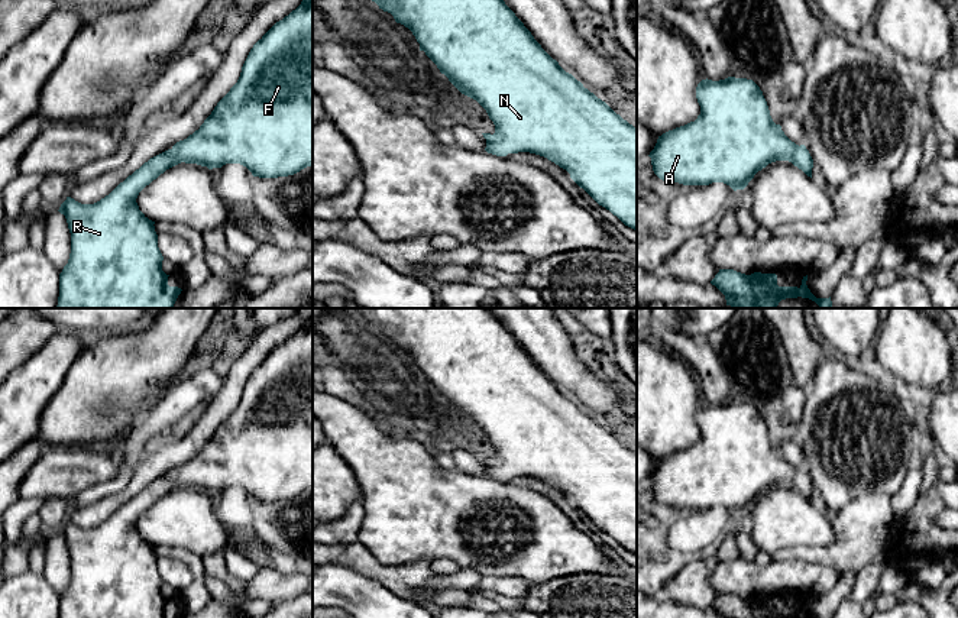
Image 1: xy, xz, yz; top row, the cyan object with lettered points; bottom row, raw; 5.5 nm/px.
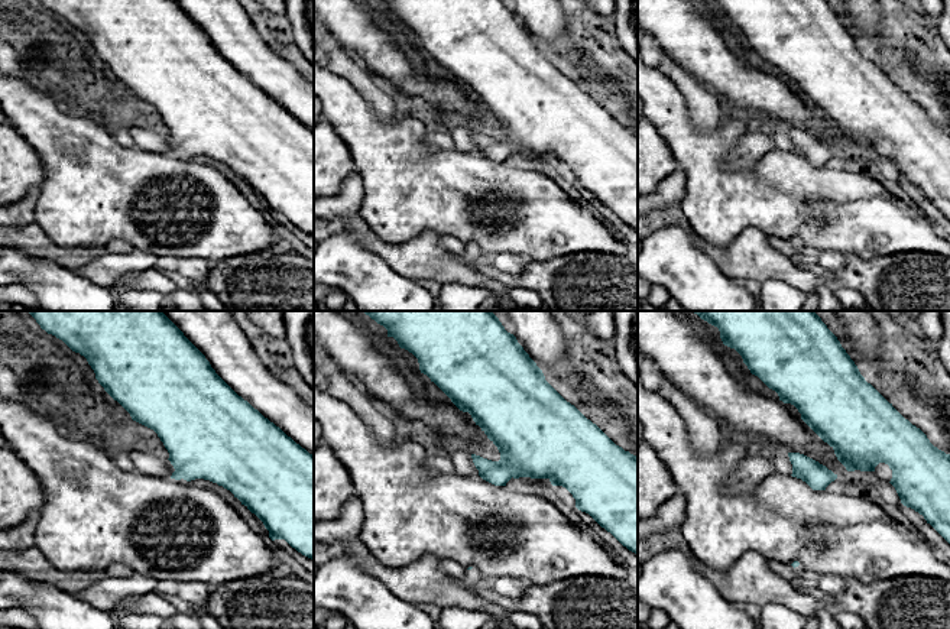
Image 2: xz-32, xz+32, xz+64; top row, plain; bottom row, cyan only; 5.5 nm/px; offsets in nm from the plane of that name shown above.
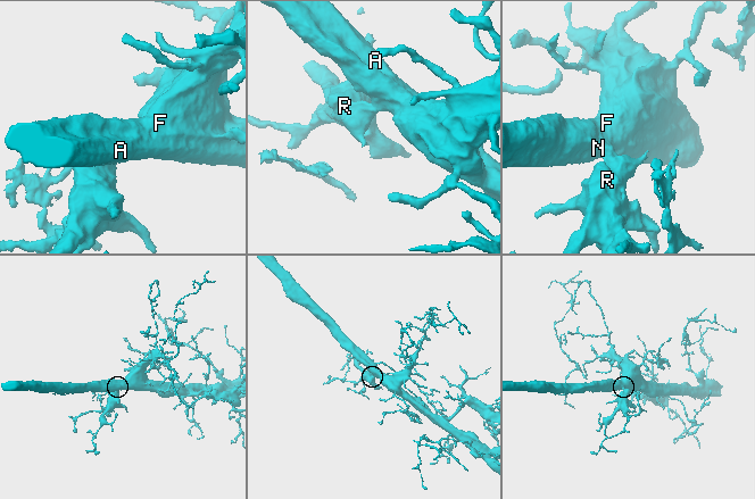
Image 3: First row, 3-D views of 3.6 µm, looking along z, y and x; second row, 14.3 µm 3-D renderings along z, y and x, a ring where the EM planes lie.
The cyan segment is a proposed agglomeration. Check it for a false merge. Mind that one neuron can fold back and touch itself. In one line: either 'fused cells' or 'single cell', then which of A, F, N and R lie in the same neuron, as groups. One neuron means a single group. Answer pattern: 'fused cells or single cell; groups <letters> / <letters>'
single cell; groups A F N R

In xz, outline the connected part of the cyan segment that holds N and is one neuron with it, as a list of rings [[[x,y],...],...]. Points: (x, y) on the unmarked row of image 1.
[[[356,308],[379,333],[408,352],[420,375],[465,420],[476,424],[495,449],[495,457],[482,457],[485,475],[496,481],[530,476],[547,482],[570,498],[599,530],[625,550],[637,554],[637,453],[605,426],[583,411],[553,384],[531,356],[488,308]]]

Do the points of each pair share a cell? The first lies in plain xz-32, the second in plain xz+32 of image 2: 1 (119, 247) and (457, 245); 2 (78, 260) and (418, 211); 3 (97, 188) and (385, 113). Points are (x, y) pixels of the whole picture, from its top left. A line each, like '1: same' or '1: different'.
1: same
2: different
3: different

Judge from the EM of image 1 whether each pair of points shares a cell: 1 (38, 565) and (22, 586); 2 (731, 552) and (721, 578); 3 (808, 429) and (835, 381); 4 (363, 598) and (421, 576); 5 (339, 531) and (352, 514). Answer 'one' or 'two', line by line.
1: two
2: two
3: one
4: two
5: one

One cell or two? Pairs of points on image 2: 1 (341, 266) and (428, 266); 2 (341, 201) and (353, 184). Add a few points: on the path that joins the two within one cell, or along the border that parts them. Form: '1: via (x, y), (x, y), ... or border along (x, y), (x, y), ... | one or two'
1: border along (363, 245), (378, 253), (396, 272), (414, 281) | two
2: via (346, 197), (352, 188) | one

